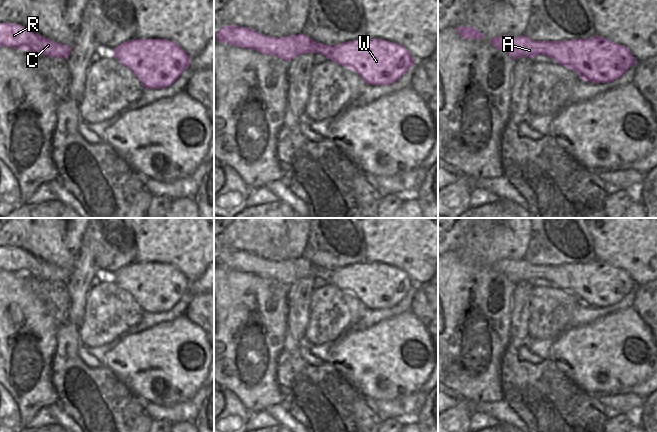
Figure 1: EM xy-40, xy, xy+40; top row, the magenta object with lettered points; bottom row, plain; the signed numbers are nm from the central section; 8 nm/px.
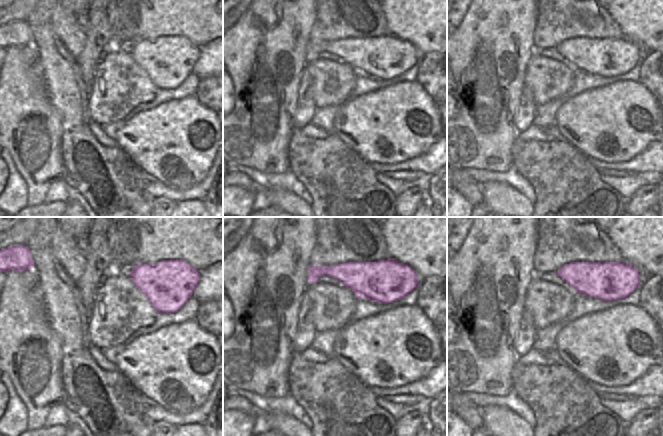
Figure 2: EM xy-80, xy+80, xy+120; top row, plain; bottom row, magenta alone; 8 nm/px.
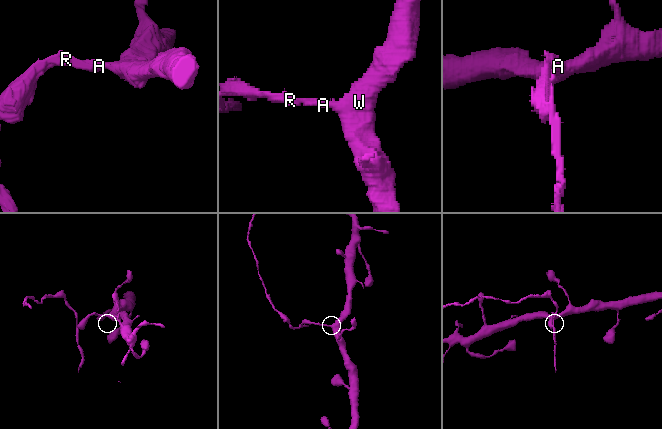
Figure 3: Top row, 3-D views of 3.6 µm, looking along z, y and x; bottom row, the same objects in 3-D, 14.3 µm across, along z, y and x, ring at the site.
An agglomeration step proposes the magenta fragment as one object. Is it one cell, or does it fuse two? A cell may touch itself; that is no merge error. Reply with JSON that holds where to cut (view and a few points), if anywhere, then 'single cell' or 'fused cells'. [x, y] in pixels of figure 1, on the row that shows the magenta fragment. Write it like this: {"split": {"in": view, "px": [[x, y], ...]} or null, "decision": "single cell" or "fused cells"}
{"split": {"in": "xy+40", "px": [[547, 41], [547, 46], [540, 54]]}, "decision": "fused cells"}

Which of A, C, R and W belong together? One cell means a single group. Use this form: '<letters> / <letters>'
A C R / W

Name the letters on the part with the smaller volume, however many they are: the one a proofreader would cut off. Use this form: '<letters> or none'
A, C, R

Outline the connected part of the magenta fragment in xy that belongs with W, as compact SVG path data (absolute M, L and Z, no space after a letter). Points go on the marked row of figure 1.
M356 39L338 45L323 45L318 52L352 69L367 85L390 85L413 64L409 51L384 39Z

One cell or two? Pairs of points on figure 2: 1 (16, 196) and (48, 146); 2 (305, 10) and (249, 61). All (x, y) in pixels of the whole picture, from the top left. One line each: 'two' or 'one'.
1: two
2: two

